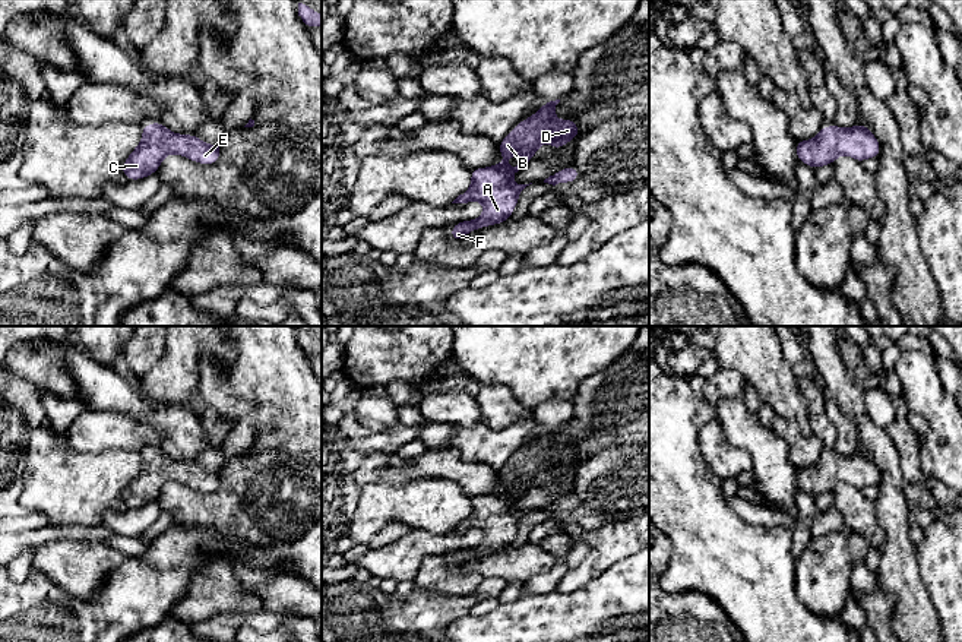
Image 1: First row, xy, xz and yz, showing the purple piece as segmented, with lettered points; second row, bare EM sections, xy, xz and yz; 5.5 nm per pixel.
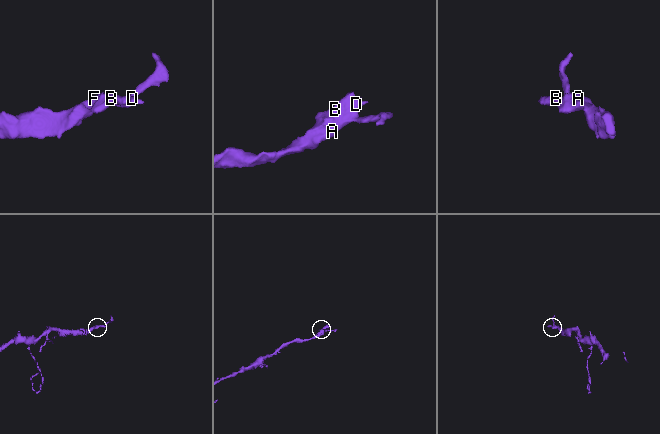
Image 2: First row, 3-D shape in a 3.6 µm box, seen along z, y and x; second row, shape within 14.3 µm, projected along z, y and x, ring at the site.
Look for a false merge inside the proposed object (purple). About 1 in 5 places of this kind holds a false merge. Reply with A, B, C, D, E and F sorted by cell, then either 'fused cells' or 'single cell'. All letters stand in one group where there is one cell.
A B C D E F | single cell

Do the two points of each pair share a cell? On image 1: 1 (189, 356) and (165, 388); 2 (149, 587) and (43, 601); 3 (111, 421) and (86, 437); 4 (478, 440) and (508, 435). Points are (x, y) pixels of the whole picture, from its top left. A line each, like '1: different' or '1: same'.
1: same
2: same
3: same
4: same

